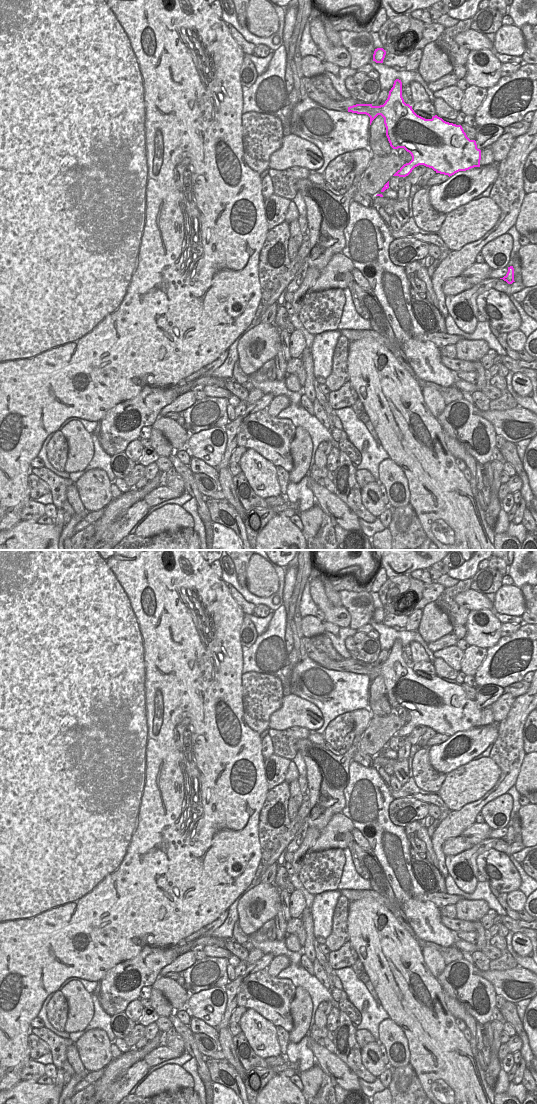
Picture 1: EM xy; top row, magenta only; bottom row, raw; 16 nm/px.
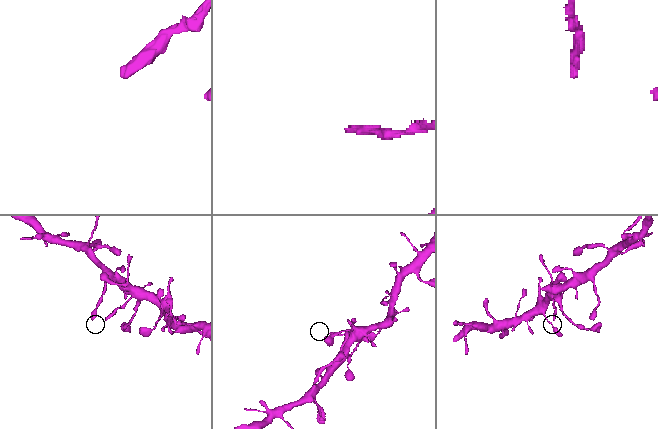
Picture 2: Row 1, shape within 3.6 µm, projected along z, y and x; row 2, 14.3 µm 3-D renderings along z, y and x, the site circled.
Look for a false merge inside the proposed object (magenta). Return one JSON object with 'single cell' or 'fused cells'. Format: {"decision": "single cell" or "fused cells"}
{"decision": "fused cells"}

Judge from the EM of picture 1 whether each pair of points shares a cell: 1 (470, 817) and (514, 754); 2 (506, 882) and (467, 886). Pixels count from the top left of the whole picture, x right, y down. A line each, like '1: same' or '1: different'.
1: same
2: different

